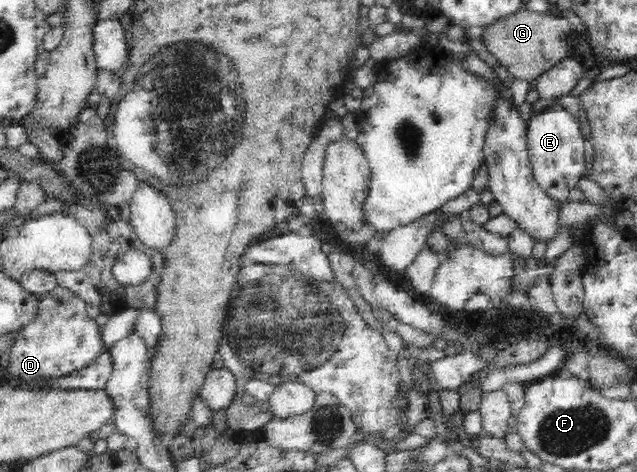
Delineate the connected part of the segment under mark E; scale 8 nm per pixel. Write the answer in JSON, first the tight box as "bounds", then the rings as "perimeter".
{"bounds":[528,105,585,202],"perimeter":[[[553,105],[532,115],[528,121],[528,145],[532,175],[547,196],[557,202],[568,200],[568,194],[582,179],[585,171],[585,140],[579,122],[561,105]]]}

